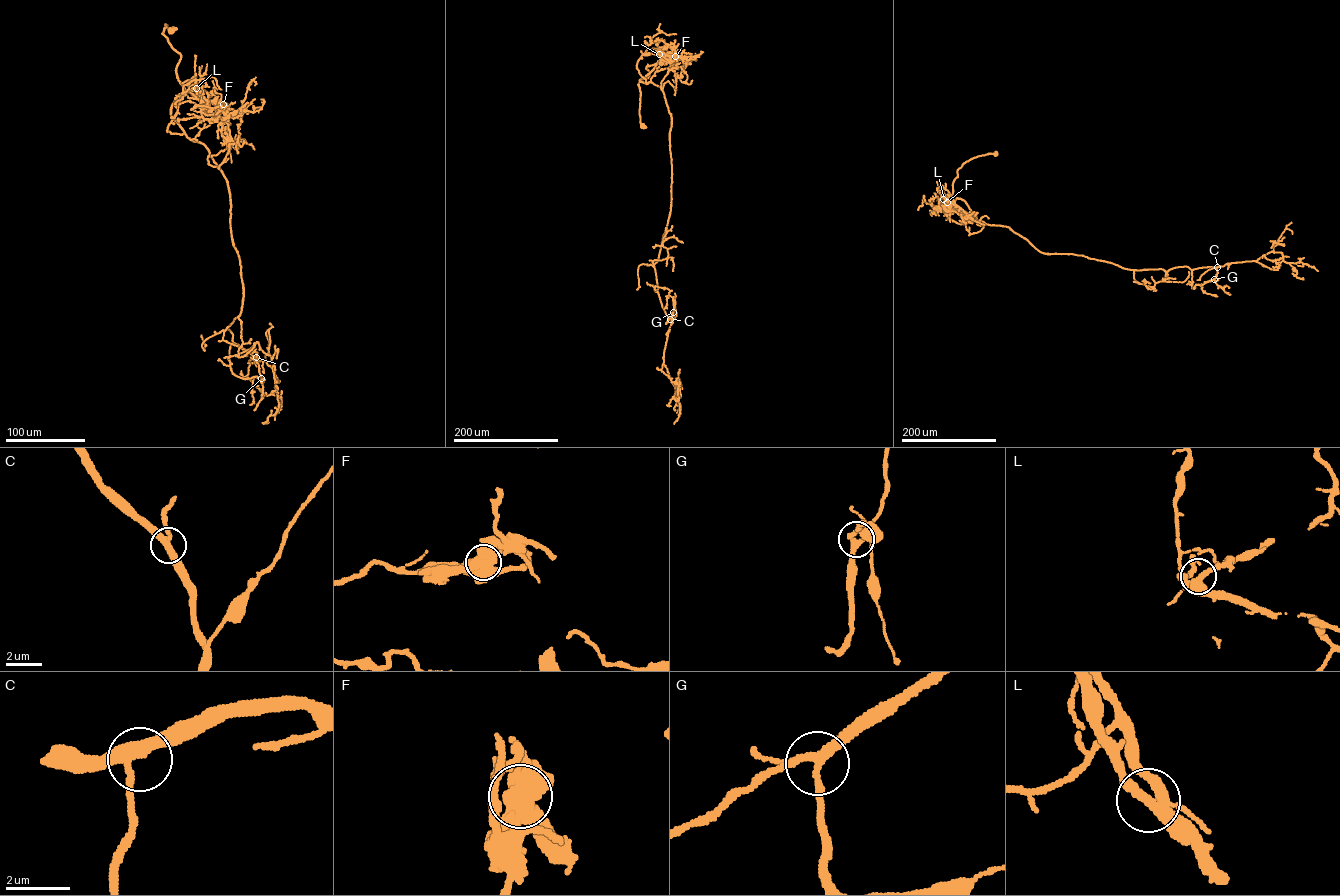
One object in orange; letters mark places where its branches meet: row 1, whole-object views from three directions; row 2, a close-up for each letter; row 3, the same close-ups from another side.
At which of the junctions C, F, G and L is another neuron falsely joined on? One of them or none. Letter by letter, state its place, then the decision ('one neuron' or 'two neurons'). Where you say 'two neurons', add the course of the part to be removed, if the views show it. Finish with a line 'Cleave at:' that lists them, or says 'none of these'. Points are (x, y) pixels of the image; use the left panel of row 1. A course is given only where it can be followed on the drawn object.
C: place (256, 357); one neuron
F: place (223, 104); two neurons
G: place (261, 378); one neuron
L: place (196, 88); one neuron
Cleave at: F

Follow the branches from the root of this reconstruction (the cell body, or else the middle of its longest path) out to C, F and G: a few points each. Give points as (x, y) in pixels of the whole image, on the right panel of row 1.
C: (995, 154), (963, 163), (953, 182), (952, 201), (976, 221), (1044, 253), (1129, 269), (1217, 267)
F: (995, 154), (977, 156), (963, 163), (952, 184), (951, 207), (947, 202)
G: (995, 154), (963, 163), (953, 182), (952, 201), (976, 221), (1044, 253), (1135, 270), (1217, 266), (1214, 279)

